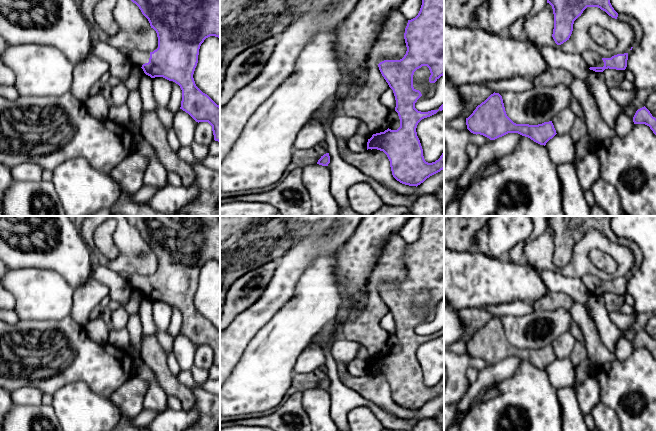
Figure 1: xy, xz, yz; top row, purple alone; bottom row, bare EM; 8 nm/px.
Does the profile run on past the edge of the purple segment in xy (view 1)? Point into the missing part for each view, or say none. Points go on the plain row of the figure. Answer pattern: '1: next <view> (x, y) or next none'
1: next xy (139, 282)

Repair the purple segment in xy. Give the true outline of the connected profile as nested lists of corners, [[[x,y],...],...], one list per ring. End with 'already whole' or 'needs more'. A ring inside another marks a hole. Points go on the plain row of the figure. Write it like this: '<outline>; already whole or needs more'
[[[125,216],[135,227],[142,238],[148,243],[158,261],[158,272],[153,276],[129,275],[120,273],[131,289],[140,290],[144,297],[151,302],[163,301],[178,308],[182,314],[181,331],[196,346],[208,346],[212,350],[214,364],[220,366],[220,330],[195,308],[193,298],[198,287],[201,268],[210,260],[220,263],[220,216]]]; needs more

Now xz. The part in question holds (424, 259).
[[[422,216],[420,235],[415,242],[408,244],[404,263],[407,275],[402,283],[384,284],[378,288],[382,300],[393,314],[396,324],[395,335],[400,343],[400,351],[397,354],[388,352],[384,356],[373,358],[368,363],[367,374],[383,375],[390,385],[393,401],[402,408],[417,411],[427,402],[444,393],[444,376],[435,386],[425,385],[416,356],[418,347],[422,343],[436,338],[439,334],[444,334],[444,328],[438,334],[418,335],[415,332],[415,327],[422,318],[413,311],[414,296],[422,290],[427,290],[430,294],[430,307],[435,307],[444,299],[444,216]]]; already whole

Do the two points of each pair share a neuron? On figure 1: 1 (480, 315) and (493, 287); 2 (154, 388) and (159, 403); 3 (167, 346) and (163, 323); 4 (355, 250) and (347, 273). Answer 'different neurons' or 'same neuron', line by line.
1: different neurons
2: same neuron
3: same neuron
4: same neuron

